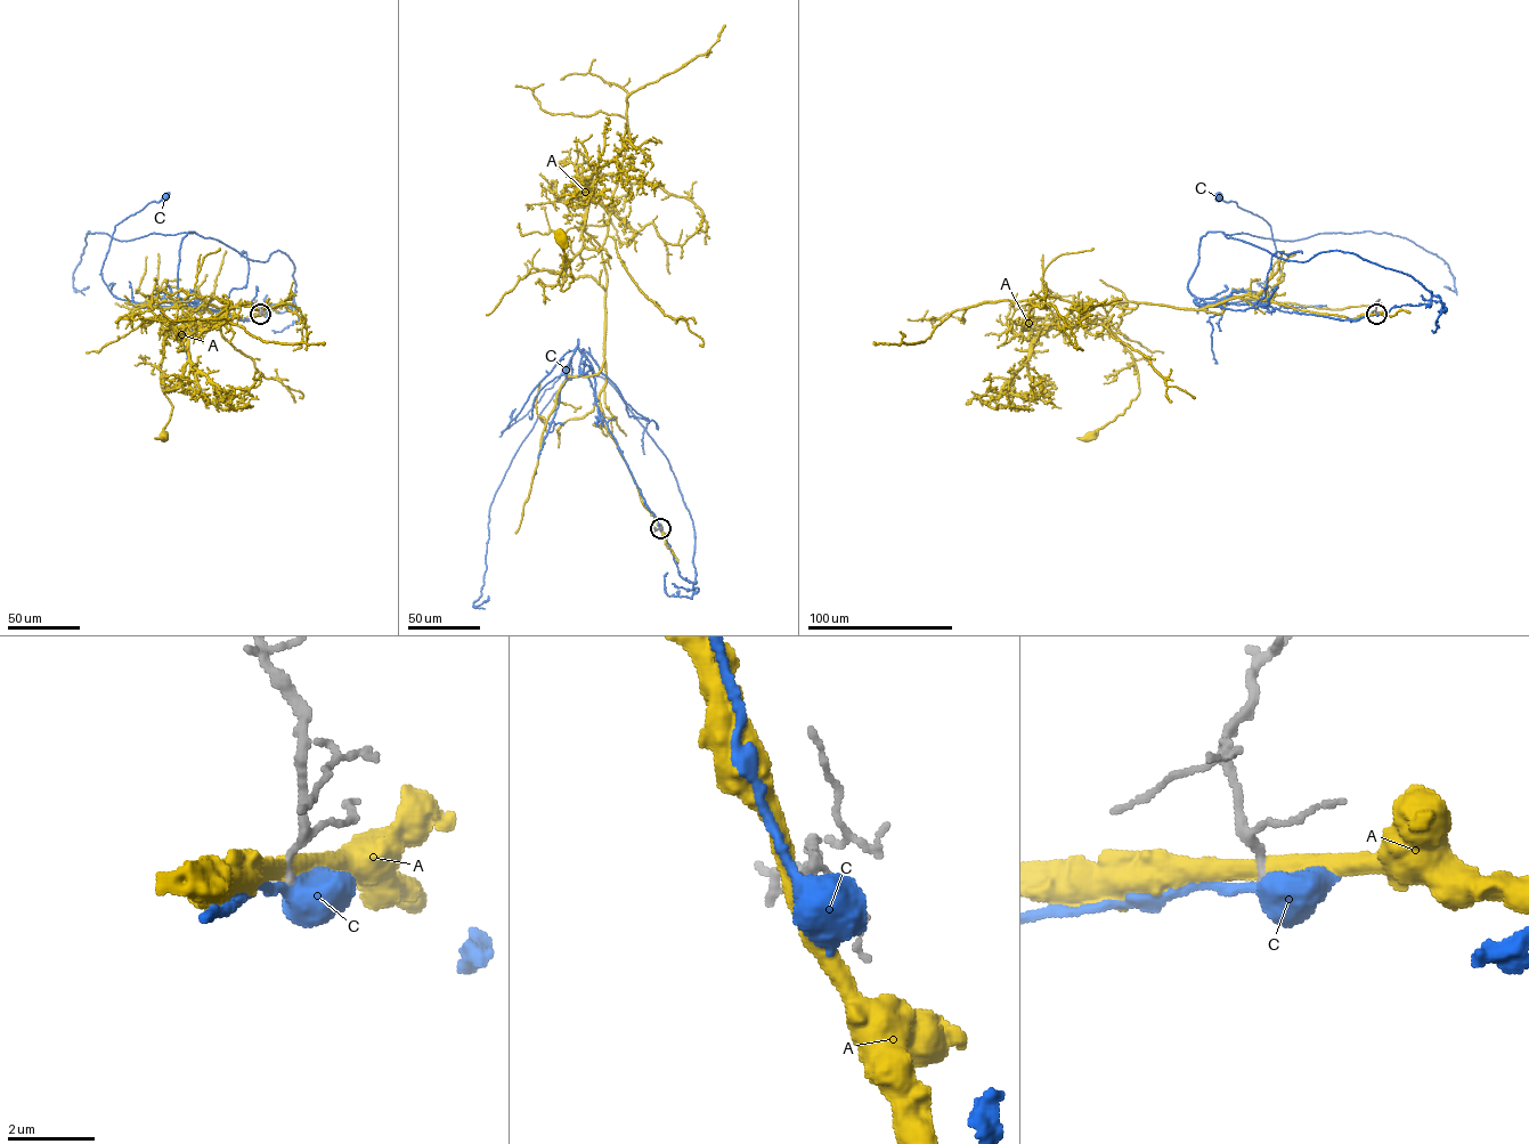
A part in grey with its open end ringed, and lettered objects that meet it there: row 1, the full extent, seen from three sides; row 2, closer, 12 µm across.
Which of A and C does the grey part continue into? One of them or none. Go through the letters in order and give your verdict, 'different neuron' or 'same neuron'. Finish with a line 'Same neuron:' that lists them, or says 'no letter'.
A: different neuron
C: different neuron
Same neuron: no letter

